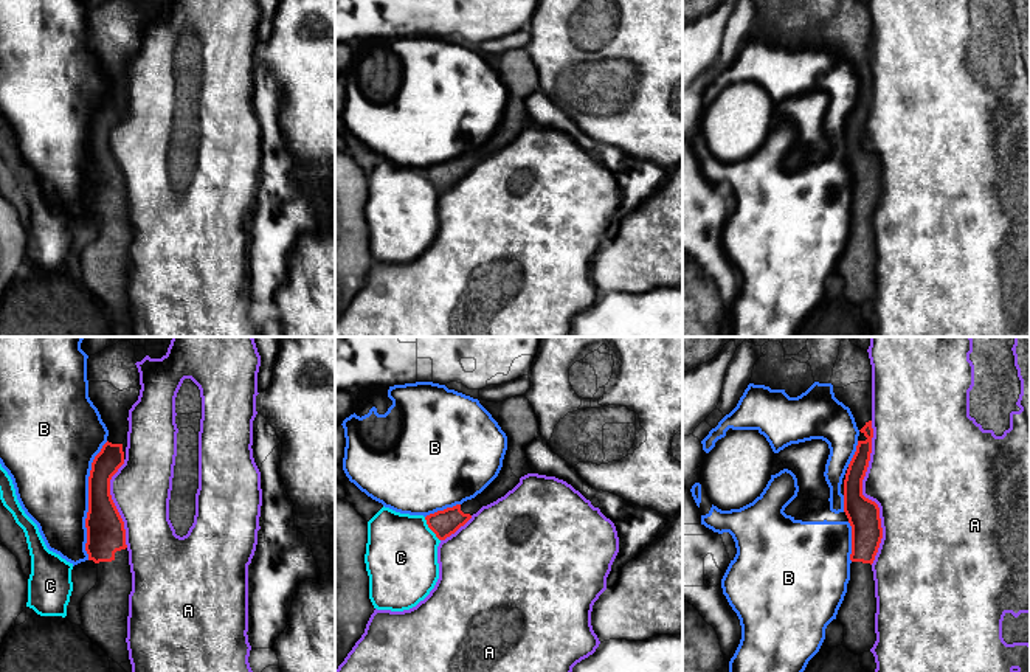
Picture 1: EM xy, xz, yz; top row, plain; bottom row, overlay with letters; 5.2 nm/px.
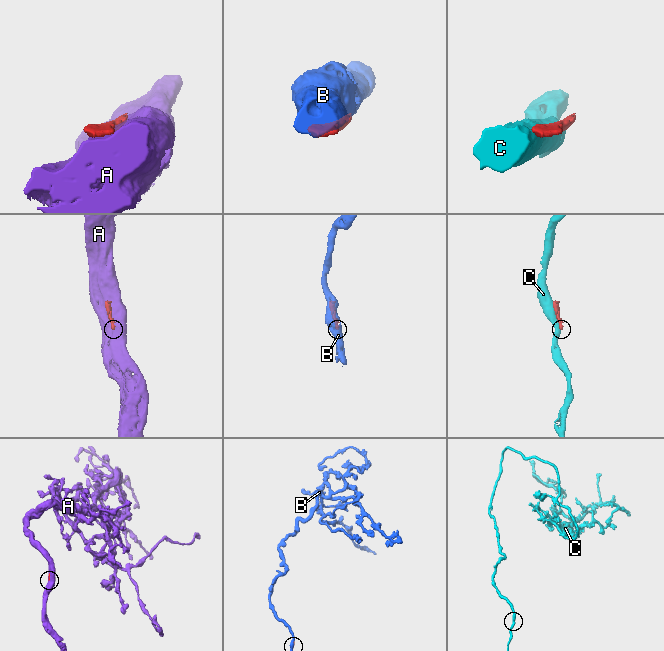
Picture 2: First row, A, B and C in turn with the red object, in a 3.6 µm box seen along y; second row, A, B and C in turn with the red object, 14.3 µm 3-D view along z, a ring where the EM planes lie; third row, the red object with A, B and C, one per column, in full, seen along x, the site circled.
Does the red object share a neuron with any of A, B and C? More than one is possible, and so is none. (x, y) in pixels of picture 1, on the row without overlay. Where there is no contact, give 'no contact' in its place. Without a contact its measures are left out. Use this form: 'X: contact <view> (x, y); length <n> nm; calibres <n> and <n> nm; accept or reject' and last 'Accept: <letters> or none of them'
A: contact yz (861, 146); length 750 nm; calibres 170 and 420 nm; reject
B: contact xy (89, 152); length 600 nm; calibres 200 and 400 nm; reject
C: contact xz (430, 180); length 150 nm; calibres 140 and 380 nm; reject
Accept: none of them

